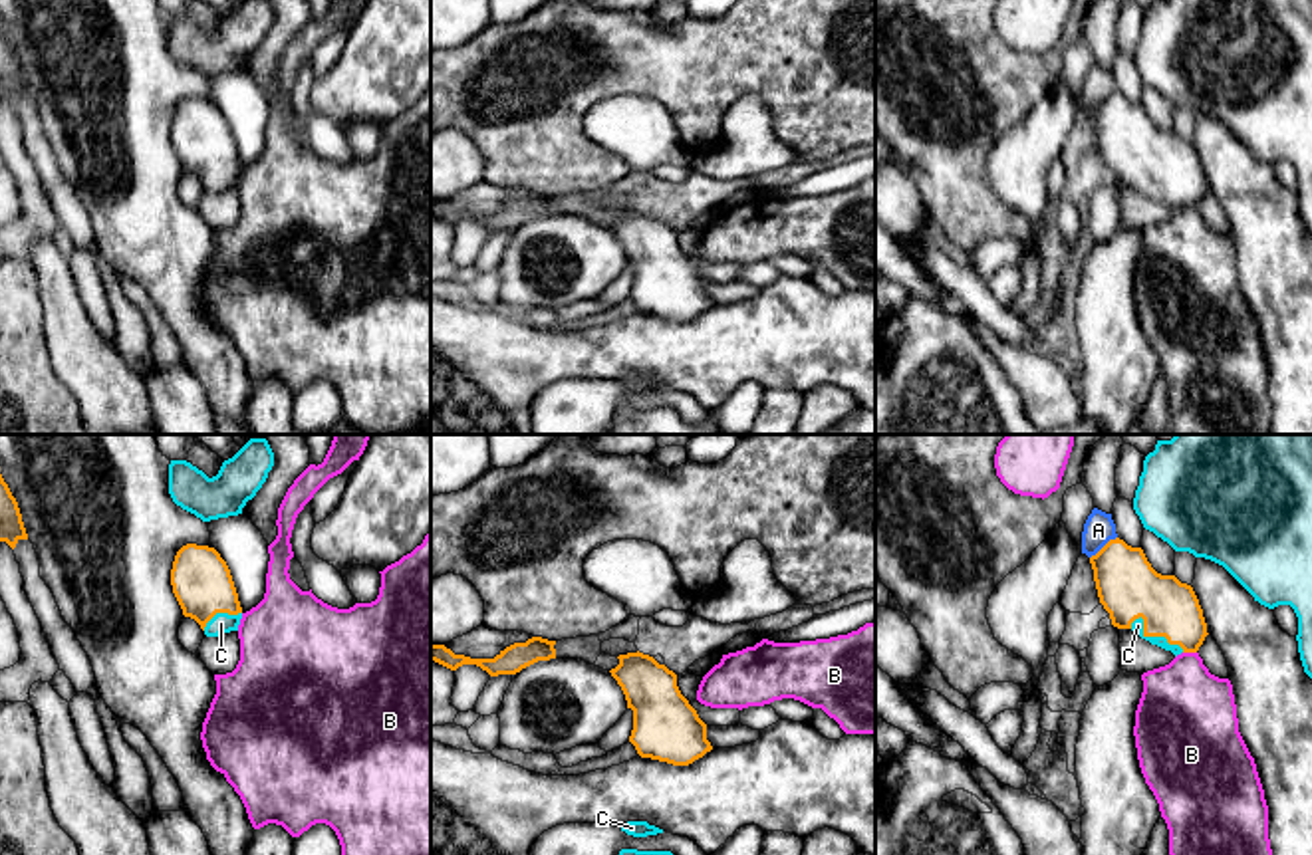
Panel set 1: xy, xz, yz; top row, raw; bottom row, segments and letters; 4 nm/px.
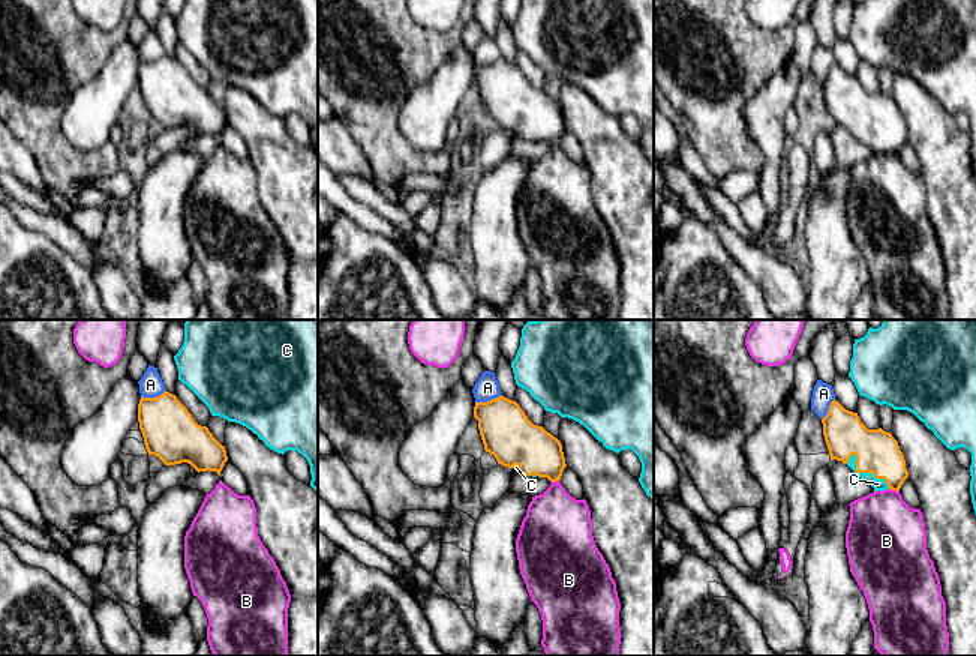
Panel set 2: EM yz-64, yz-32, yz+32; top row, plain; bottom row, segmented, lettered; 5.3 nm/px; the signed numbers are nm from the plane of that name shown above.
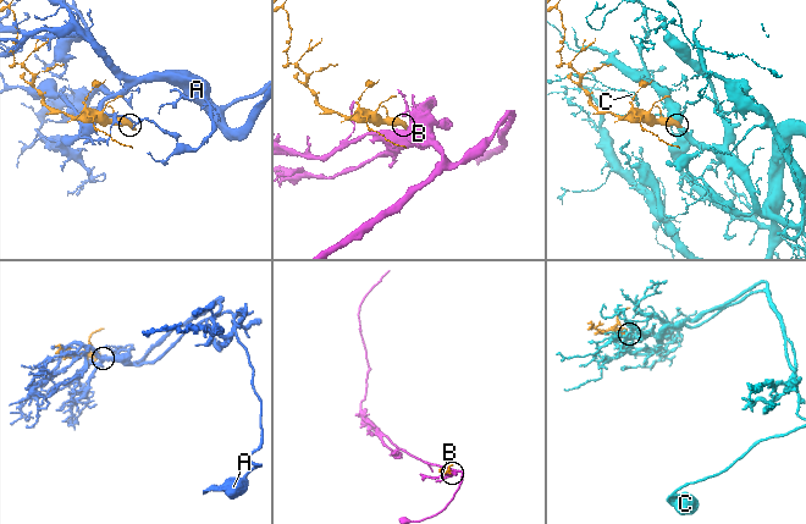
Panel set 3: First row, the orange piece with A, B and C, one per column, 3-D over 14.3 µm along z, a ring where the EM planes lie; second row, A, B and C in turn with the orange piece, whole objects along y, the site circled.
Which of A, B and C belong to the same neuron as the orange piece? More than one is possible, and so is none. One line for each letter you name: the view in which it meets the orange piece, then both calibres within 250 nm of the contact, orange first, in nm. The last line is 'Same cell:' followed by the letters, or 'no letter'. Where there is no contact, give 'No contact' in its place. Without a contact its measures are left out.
C: Touches orange in yz. Thickness 260 nm (orange) against 50 nm
Same cell: C

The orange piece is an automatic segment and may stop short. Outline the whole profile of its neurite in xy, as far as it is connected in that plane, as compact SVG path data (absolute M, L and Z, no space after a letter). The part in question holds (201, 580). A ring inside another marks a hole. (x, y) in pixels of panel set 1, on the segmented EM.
M187 544L173 561L173 593L206 637L238 631L242 607L226 561L214 548Z

